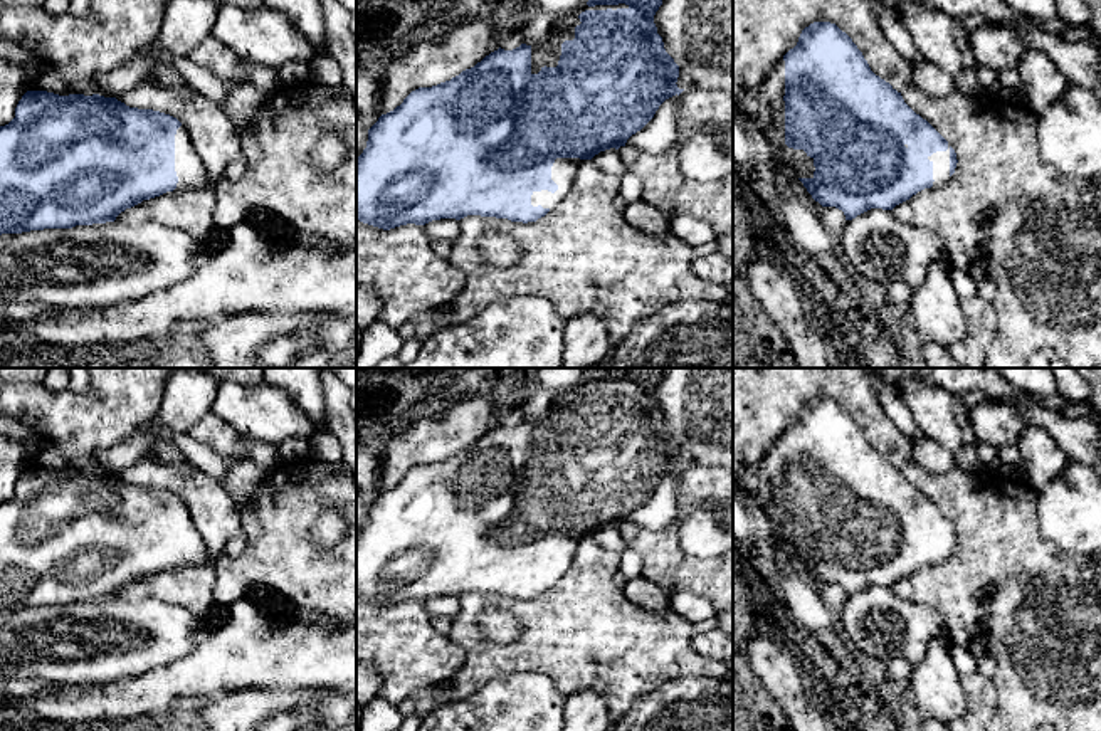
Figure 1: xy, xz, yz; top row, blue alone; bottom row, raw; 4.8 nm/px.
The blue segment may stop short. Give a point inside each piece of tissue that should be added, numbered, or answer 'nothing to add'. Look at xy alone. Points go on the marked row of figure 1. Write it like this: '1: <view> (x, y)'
1: xy (189, 167)

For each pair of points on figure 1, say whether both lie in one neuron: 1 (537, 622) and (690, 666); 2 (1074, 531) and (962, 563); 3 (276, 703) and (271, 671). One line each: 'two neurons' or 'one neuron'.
1: one neuron
2: two neurons
3: two neurons

